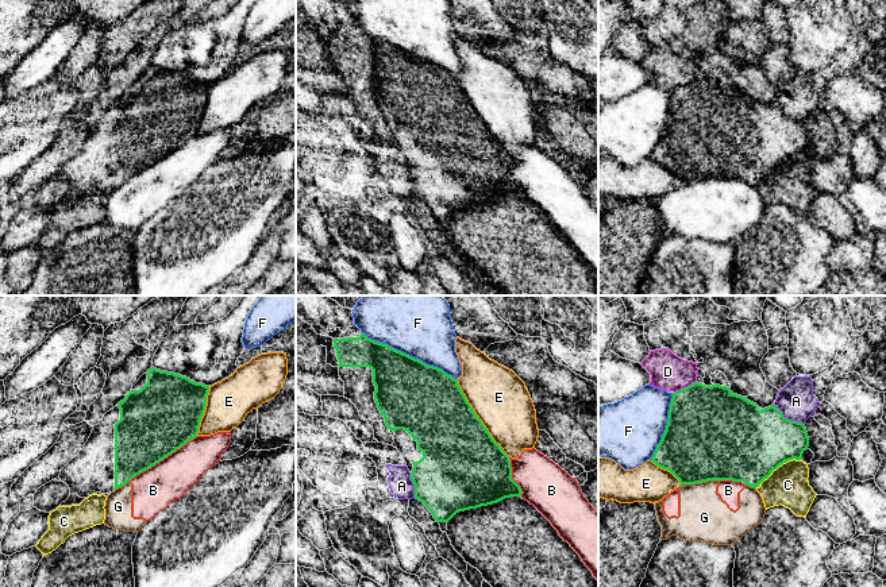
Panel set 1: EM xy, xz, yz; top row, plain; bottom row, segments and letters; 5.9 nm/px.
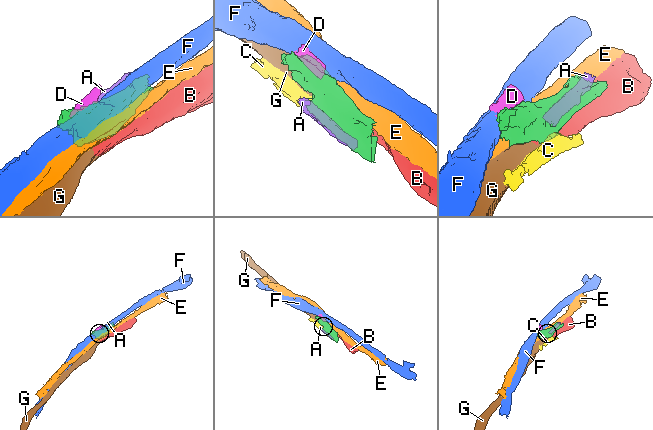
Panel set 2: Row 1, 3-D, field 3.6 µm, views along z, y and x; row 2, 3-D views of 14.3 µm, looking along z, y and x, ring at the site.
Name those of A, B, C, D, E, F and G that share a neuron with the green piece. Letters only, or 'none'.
none

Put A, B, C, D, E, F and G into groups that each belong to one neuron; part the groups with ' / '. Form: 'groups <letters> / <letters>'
groups A / B G / C / D / E / F

